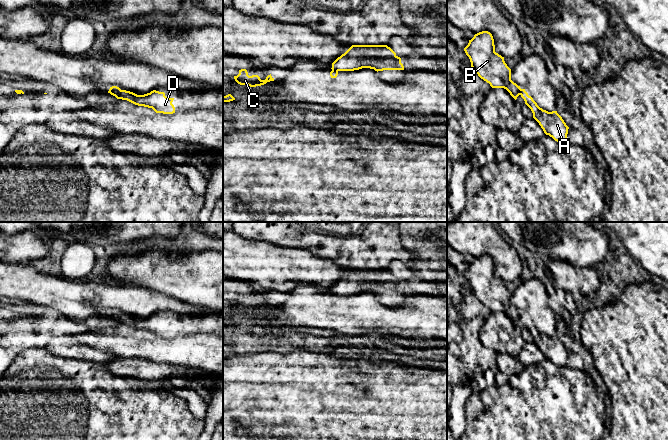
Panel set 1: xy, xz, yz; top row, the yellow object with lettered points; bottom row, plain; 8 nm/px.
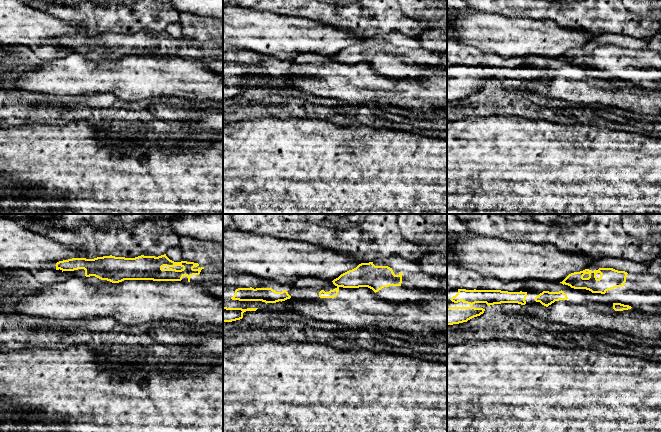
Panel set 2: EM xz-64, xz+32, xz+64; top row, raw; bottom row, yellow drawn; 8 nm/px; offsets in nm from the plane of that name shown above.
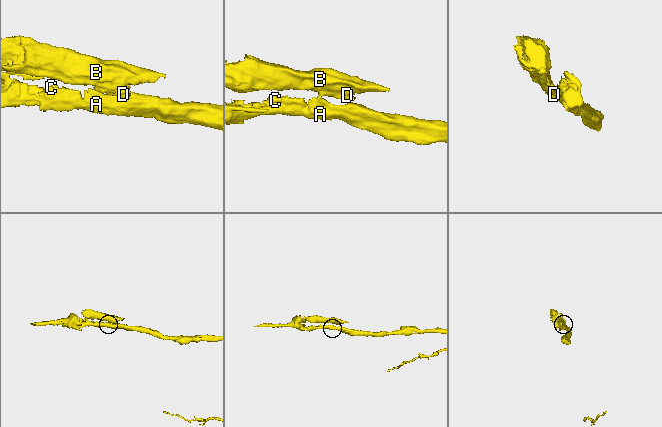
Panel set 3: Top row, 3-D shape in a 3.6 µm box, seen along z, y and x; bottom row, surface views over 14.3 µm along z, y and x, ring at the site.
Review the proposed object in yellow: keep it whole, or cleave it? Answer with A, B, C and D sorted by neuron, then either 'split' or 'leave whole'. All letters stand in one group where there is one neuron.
A C / B D | split

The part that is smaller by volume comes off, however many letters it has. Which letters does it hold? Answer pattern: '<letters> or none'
B, D

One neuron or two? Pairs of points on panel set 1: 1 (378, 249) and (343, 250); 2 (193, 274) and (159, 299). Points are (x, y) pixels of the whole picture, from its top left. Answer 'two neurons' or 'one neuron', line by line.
1: one neuron
2: two neurons

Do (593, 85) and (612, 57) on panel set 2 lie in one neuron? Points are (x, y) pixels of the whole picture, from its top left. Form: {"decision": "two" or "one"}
{"decision": "two"}

